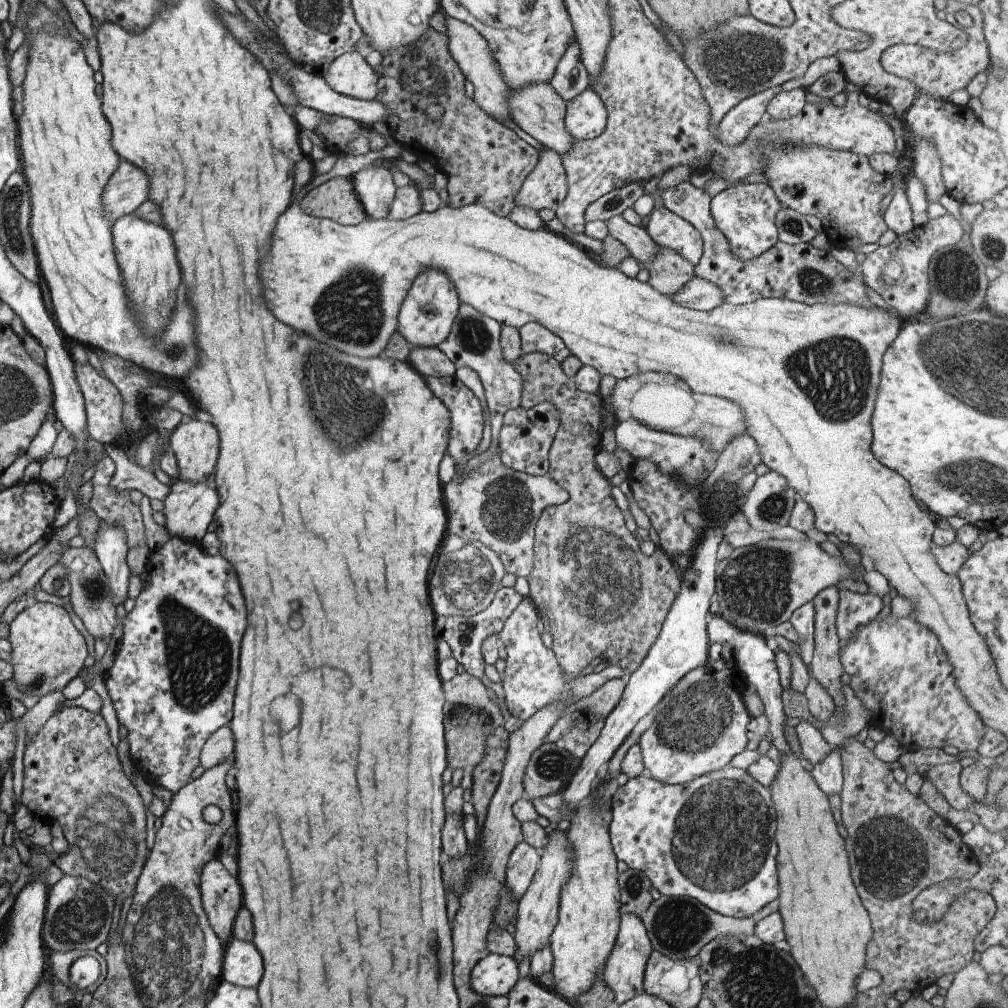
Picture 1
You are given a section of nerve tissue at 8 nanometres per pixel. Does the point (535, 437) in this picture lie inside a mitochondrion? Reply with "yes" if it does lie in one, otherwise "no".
no

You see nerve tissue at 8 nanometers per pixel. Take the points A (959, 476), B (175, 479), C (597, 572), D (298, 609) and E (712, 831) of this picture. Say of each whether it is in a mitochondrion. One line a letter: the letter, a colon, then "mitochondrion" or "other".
A: mitochondrion
B: other
C: mitochondrion
D: other
E: mitochondrion

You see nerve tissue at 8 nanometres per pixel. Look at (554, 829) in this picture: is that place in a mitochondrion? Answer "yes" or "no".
no

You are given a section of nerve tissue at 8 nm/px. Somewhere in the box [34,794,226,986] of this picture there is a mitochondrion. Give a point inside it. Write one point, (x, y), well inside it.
(82, 919)

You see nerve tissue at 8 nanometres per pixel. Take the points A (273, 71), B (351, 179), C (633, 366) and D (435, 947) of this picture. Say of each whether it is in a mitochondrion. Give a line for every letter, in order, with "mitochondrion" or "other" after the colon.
A: other
B: other
C: other
D: mitochondrion

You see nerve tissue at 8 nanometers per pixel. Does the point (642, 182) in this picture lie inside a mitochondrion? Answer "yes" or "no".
no

